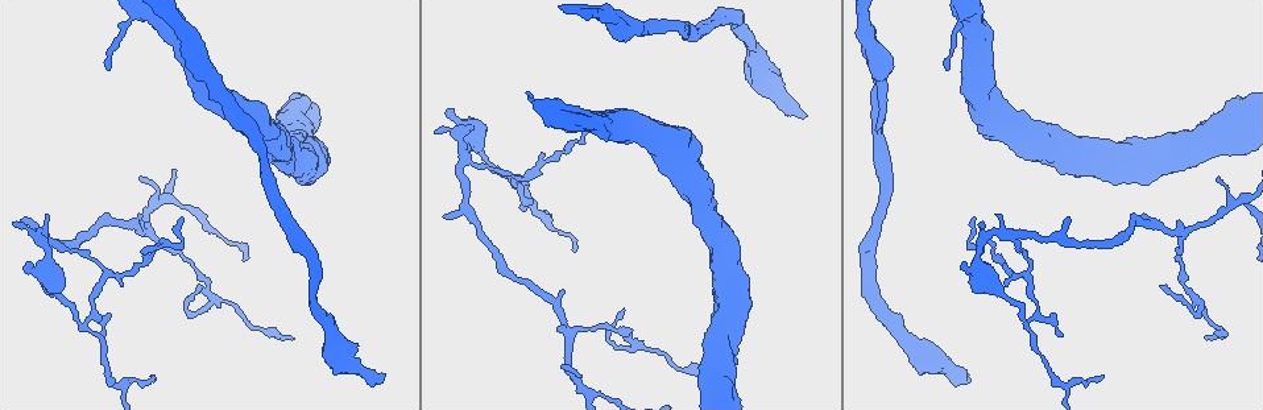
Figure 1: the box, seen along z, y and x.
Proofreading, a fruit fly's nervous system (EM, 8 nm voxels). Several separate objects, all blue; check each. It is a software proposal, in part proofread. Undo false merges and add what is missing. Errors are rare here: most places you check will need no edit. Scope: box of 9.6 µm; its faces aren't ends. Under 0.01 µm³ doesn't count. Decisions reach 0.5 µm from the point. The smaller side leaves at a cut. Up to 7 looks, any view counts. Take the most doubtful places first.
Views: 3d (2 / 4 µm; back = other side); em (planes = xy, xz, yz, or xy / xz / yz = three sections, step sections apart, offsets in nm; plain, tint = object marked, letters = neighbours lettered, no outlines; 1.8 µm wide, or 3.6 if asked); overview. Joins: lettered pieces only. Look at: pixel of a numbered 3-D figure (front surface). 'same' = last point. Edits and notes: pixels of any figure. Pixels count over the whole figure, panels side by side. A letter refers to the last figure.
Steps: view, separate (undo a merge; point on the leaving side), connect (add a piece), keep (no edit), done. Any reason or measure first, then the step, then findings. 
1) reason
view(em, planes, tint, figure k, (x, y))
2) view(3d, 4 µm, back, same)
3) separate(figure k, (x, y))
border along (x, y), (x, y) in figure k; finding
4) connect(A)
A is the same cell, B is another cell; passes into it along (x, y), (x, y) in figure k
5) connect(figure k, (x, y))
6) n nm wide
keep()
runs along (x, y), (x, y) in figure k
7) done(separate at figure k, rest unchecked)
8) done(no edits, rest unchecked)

abrupt turn
view(em, planes, letters, figure 1, (1183, 233))

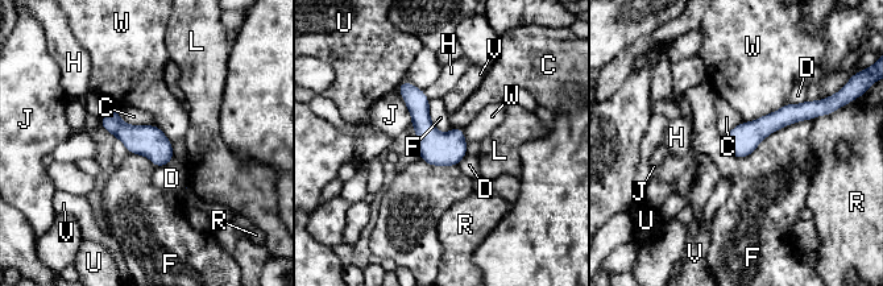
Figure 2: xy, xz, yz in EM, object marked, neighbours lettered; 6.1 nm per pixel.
keep()
C, D, F, H, J, L, R, U, V and W are other cells; runs along (405, 85), (425, 131), (455, 161) in figure 2; one neuron here

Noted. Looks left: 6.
sudden change in width
view(3d, 4 µm, back, figure 1, (977, 271))

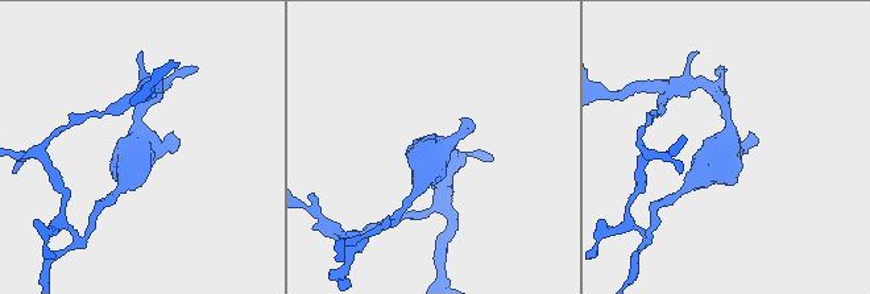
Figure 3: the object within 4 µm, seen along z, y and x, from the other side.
shape alone is not enough
view(em, planes, letters, figure 3, (137, 148))

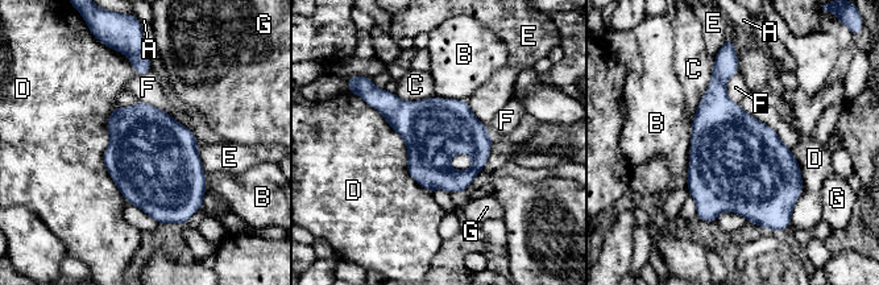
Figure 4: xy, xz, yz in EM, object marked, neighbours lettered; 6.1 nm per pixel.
keep()
A, B, C, D, E, F and G are other cells; border along (359, 96), (431, 193) in figure 4; one neuron here

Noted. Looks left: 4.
free end
view(3d, 2 µm, figure 1, (292, 336))

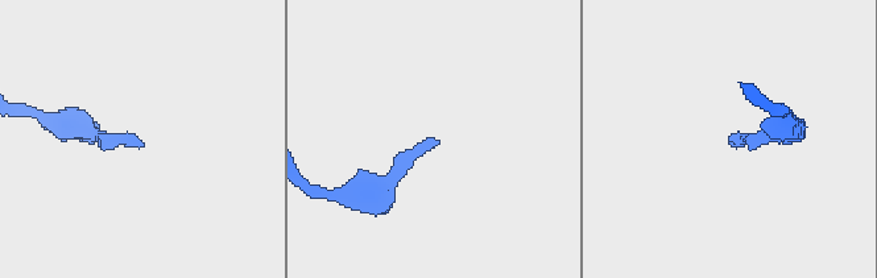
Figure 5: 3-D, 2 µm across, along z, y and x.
view(em, planes, tint, figure 5, (140, 142))

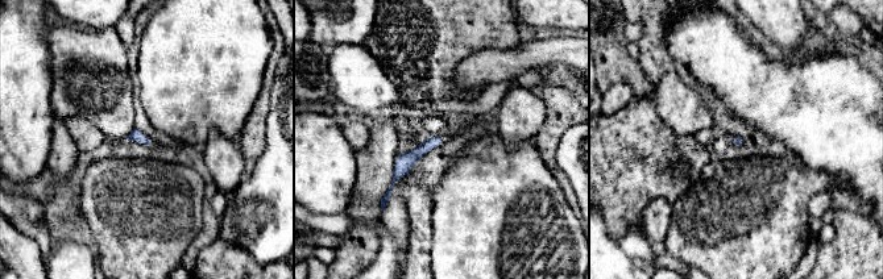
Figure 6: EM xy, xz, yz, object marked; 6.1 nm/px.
view(em, planes, letters, same)

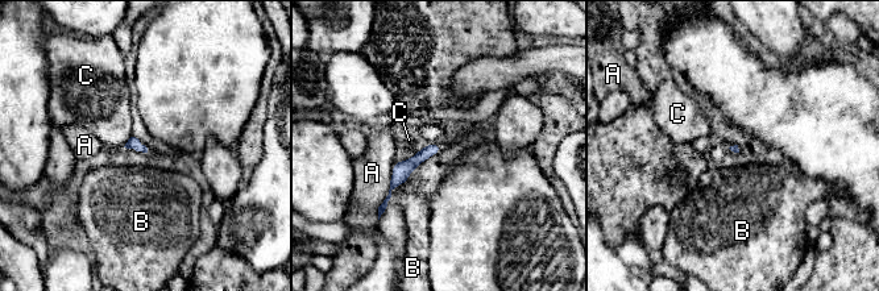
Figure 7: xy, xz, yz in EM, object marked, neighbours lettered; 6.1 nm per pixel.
keep()
A, B and C are other cells; border along (132, 136), (124, 146) in figure 7; no lettered piece goes on from it

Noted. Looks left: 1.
done(no edits, rest unchecked)

